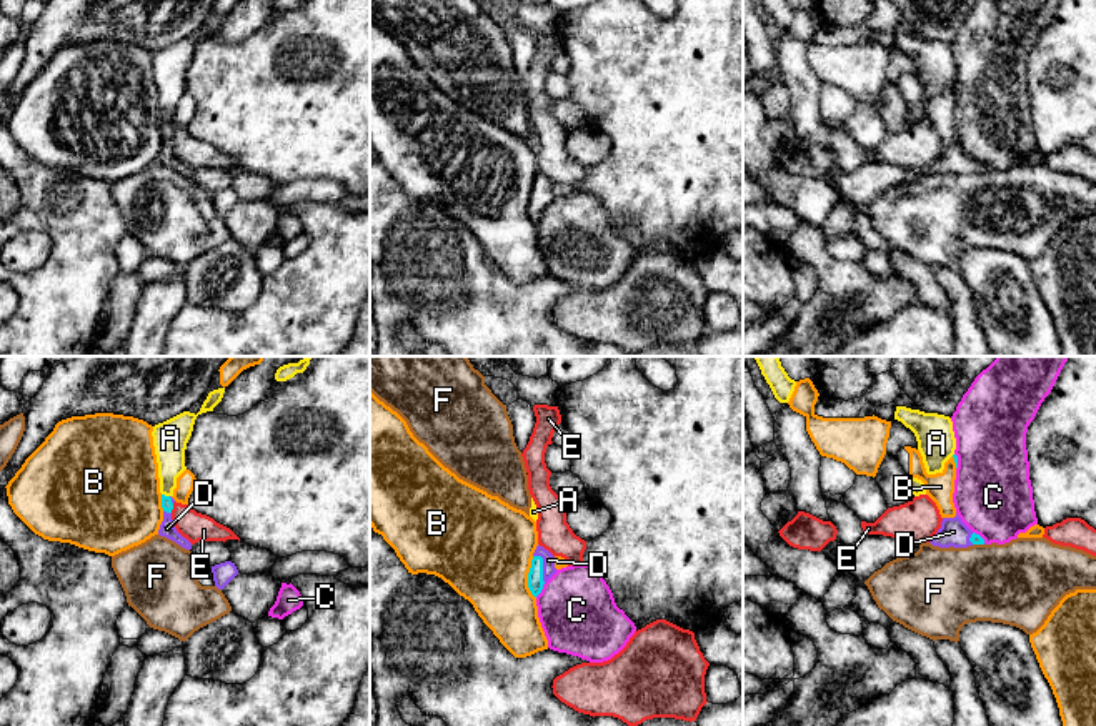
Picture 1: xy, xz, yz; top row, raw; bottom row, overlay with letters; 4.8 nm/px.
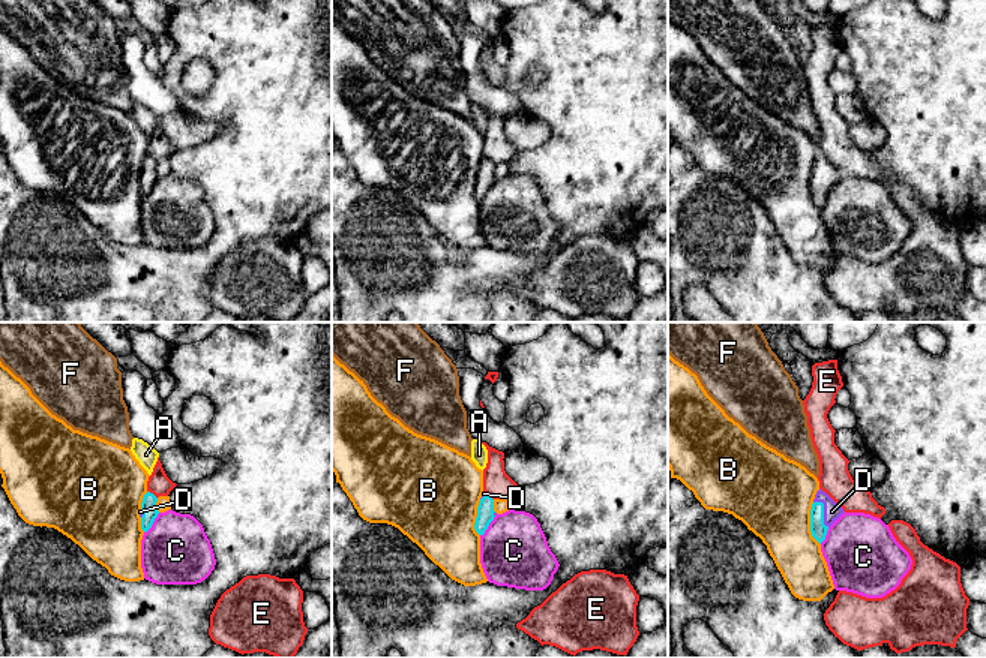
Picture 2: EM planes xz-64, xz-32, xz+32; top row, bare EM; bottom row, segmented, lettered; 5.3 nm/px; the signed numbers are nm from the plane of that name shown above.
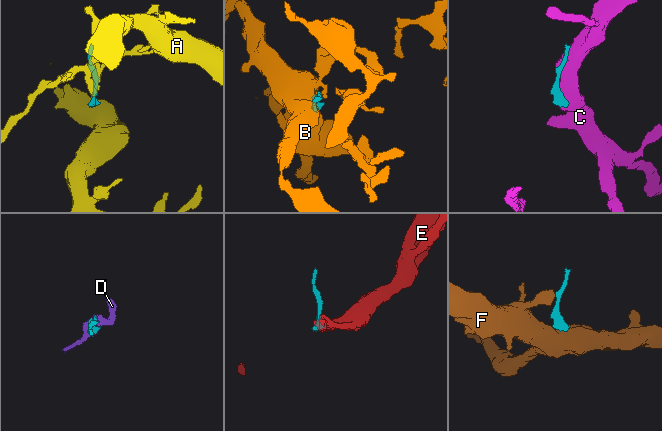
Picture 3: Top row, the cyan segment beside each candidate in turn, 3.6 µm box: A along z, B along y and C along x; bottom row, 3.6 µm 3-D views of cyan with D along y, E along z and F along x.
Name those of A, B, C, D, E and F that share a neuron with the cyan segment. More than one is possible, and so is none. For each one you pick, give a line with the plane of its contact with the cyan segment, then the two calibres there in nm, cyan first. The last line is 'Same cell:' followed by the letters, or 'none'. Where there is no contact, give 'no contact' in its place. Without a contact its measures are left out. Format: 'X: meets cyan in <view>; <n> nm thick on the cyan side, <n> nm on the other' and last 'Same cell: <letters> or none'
D: meets cyan in xz; 80 nm thick on the cyan side, 60 nm on the other
Same cell: D

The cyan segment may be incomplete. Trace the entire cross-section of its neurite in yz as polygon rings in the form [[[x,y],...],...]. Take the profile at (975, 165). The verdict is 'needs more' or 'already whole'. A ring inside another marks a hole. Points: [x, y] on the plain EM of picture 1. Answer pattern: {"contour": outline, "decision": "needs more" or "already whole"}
{"contour": [[[958,140],[954,145],[943,145],[941,155],[938,157],[938,160],[933,163],[933,167],[929,170],[933,173],[939,173],[939,175],[949,175],[949,173],[968,175],[973,172],[986,172],[979,162],[973,160],[961,148]]], "decision": "needs more"}

